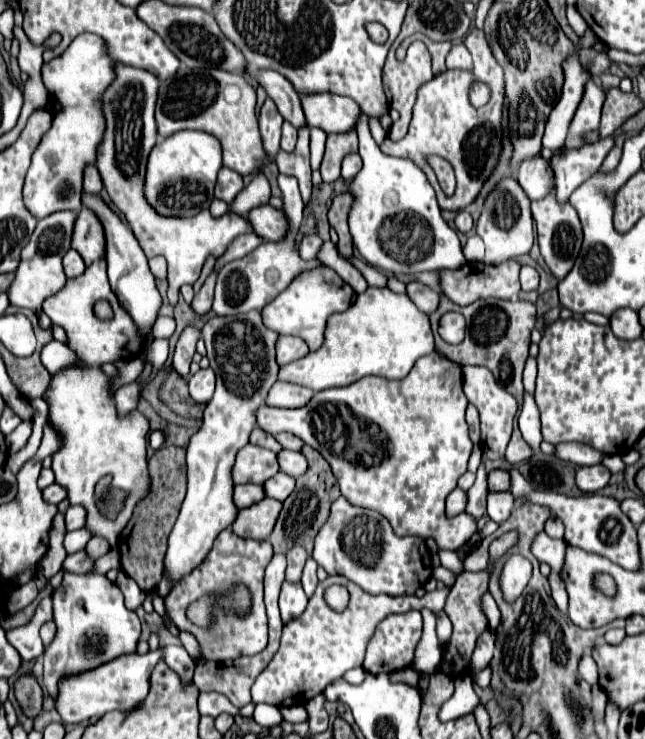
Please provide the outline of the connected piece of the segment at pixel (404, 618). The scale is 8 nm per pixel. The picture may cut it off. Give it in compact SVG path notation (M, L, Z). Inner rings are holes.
M406 611L400 615L388 615L386 619L382 619L372 635L372 639L368 641L366 647L366 657L364 657L364 671L378 675L378 673L392 673L398 669L404 669L412 663L414 657L414 649L420 641L422 635L422 615L420 611Z

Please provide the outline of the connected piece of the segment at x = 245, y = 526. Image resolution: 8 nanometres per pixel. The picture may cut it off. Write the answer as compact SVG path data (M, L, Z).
M262 499L260 503L254 503L248 509L240 509L232 523L232 531L238 537L266 539L272 533L280 507L282 503L276 499Z

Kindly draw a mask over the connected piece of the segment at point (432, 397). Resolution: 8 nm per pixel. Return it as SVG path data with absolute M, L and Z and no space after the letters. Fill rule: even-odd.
M430 353L420 357L408 377L400 381L368 375L346 387L314 393L310 403L300 409L262 405L256 411L256 425L270 435L282 431L292 433L306 445L314 447L330 463L340 493L348 503L378 511L390 521L396 535L432 537L438 543L438 549L456 551L476 533L476 523L452 521L444 515L444 501L456 489L458 477L468 471L468 459L472 453L472 441L464 421L466 407L468 399L462 391L462 367L444 355Z

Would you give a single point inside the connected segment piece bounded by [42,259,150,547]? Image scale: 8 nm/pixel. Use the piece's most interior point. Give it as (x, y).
(96, 441)

